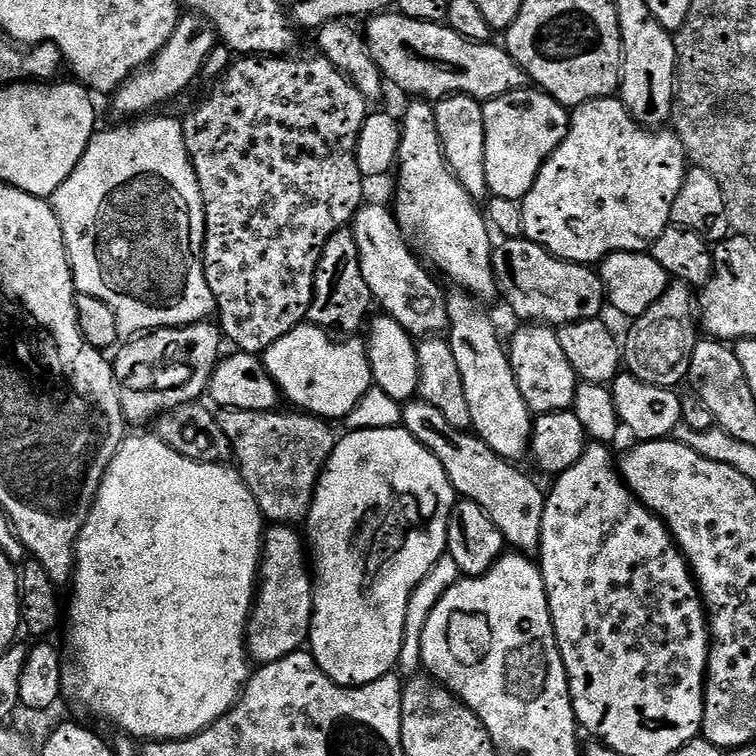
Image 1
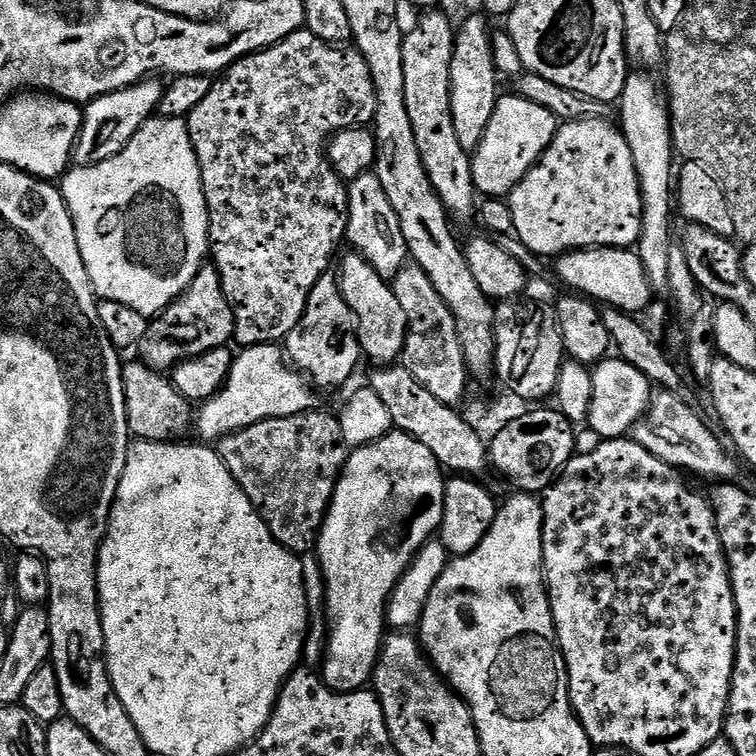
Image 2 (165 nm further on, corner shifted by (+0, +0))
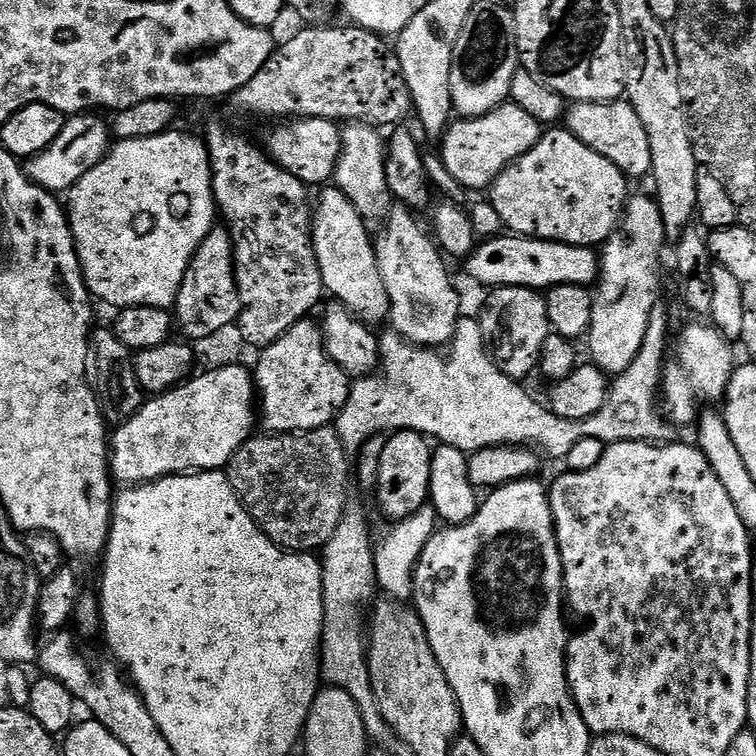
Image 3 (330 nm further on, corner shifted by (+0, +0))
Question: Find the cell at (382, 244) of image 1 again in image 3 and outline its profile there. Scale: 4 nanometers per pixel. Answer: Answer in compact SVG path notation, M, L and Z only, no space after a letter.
M355 122L349 123L341 131L342 150L334 177L335 187L340 188L346 198L350 198L354 210L358 210L366 222L383 221L392 202L386 178L386 140L376 132L379 131L375 127Z

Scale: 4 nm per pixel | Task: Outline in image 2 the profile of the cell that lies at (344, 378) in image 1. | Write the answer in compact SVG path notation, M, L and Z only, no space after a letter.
M279 343L255 344L249 348L241 347L239 351L235 353L224 387L199 405L194 428L200 431L201 441L219 442L246 426L254 426L263 420L297 416L315 405L312 403L317 393L313 385L290 366L285 349Z

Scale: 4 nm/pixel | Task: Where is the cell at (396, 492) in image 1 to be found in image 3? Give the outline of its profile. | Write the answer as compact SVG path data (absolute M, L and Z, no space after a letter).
M393 432L385 439L374 498L380 503L381 510L389 516L389 521L404 520L429 503L428 487L433 449L428 448L427 443L429 441L419 432Z

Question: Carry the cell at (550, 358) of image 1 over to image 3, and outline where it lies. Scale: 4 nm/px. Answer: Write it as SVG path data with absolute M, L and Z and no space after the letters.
M501 287L491 289L487 295L484 309L478 313L484 345L502 374L523 381L524 376L537 371L542 346L546 346L546 338L553 335L544 296L534 288Z

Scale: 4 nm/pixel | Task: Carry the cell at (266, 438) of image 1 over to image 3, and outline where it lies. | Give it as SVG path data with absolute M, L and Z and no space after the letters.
M332 426L295 434L253 434L232 455L226 471L244 509L285 552L319 553L338 530L350 499L350 456Z

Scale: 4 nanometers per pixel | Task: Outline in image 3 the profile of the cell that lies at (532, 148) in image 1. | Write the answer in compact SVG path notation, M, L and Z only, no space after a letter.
M509 102L484 116L460 118L449 123L448 131L442 137L444 145L440 148L440 156L444 159L445 170L462 187L488 190L502 174L502 170L529 152L540 141L541 135L542 125L530 118L526 110Z

